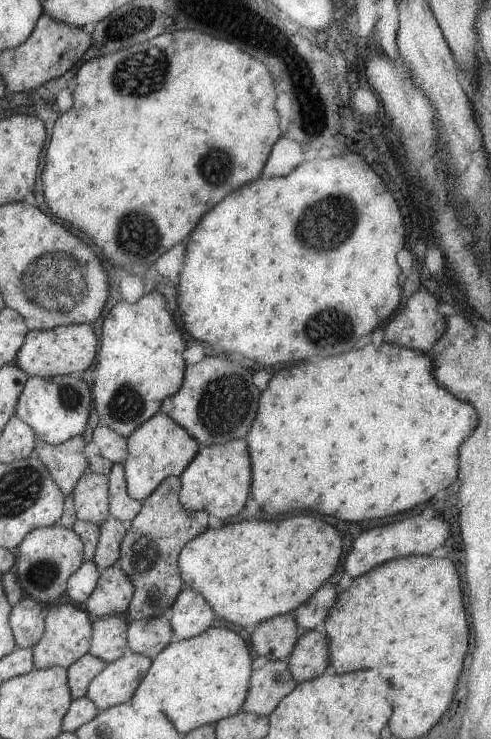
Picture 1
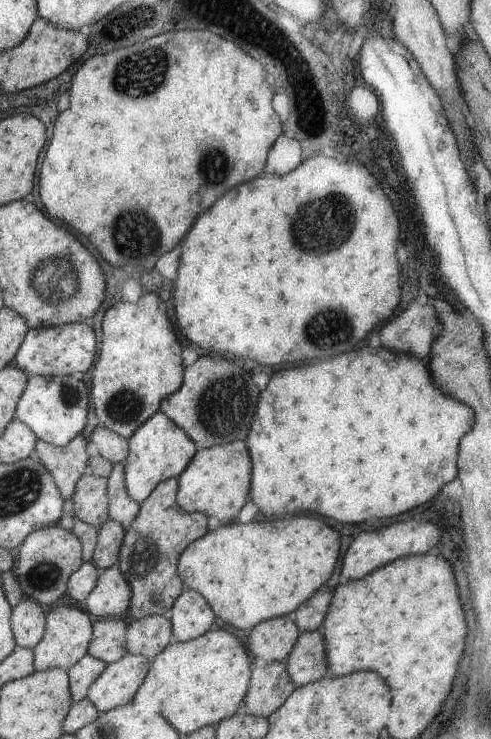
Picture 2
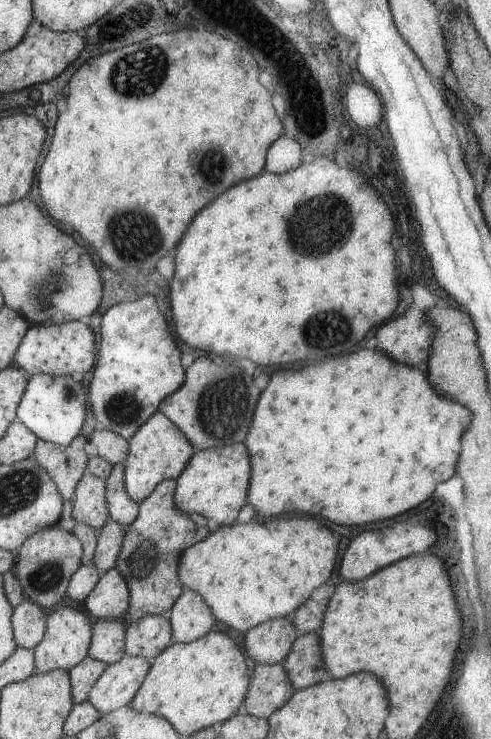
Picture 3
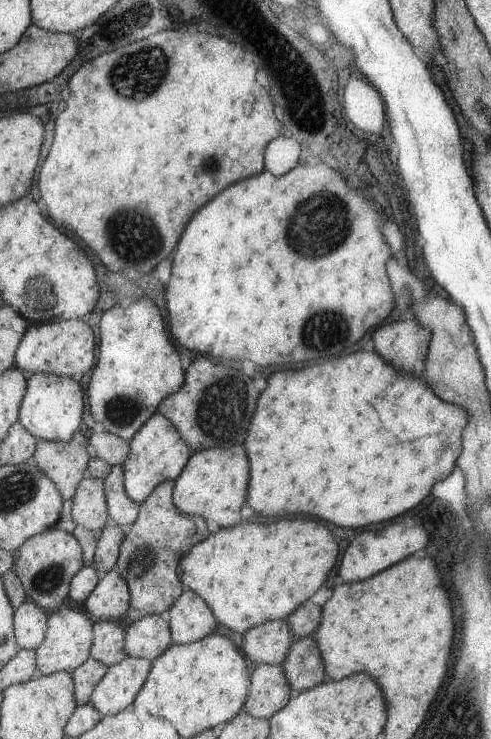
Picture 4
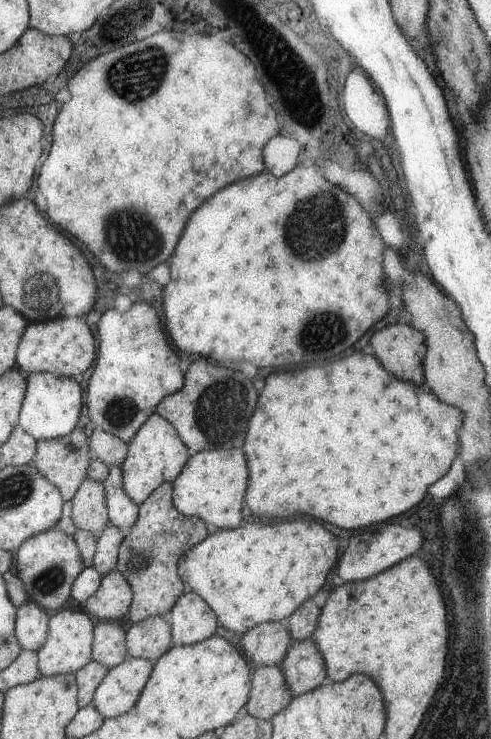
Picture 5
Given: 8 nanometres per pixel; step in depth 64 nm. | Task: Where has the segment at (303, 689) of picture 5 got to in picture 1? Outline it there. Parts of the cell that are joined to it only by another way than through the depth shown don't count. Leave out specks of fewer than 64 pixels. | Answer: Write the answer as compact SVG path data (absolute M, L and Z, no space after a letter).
M321 628L300 631L289 653L288 669L296 683L323 675L328 662L328 644Z

